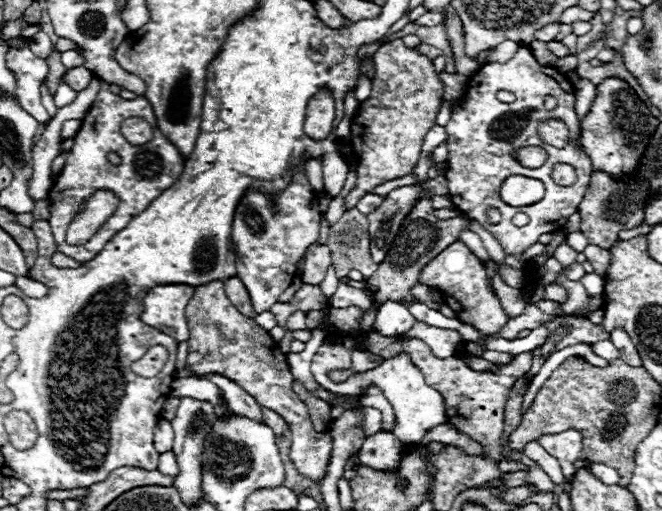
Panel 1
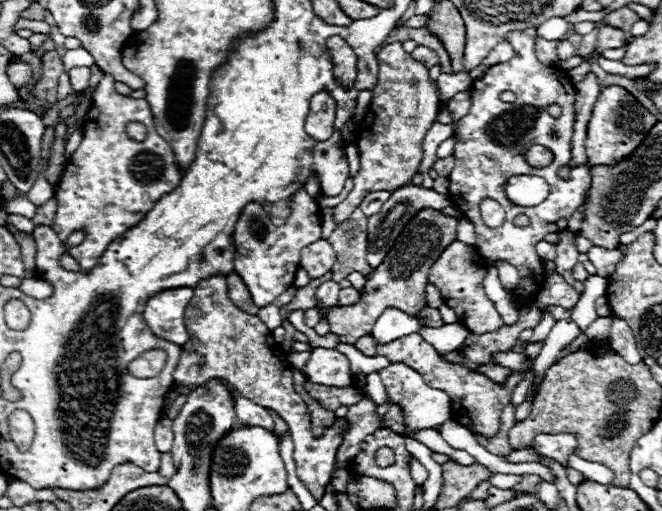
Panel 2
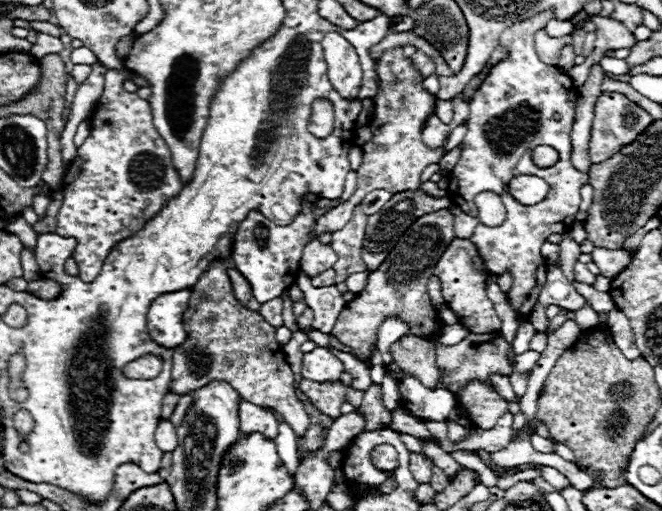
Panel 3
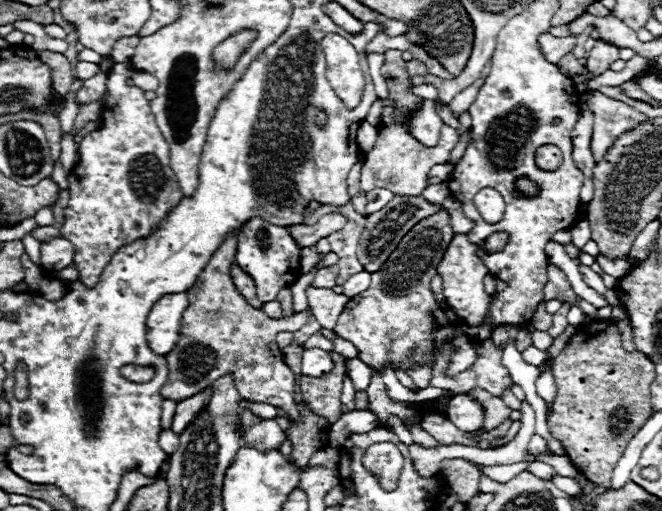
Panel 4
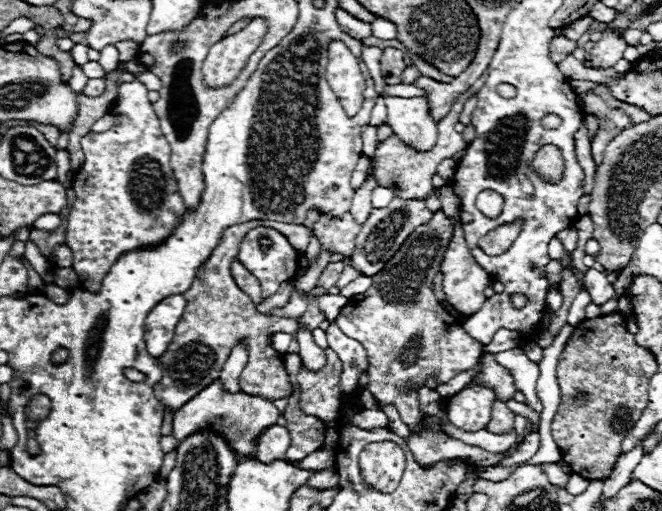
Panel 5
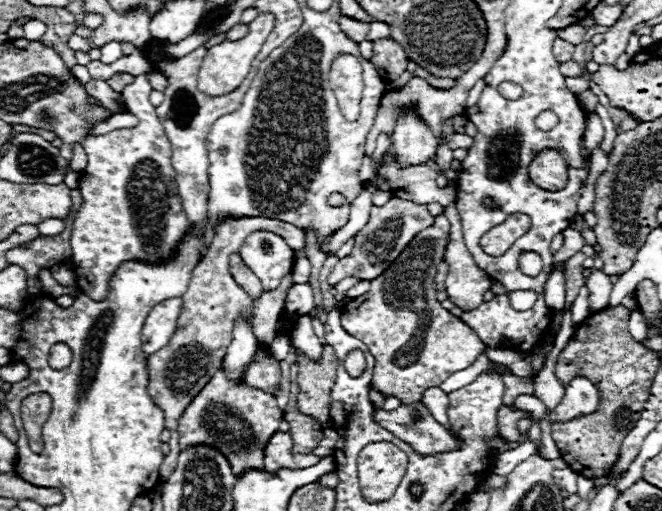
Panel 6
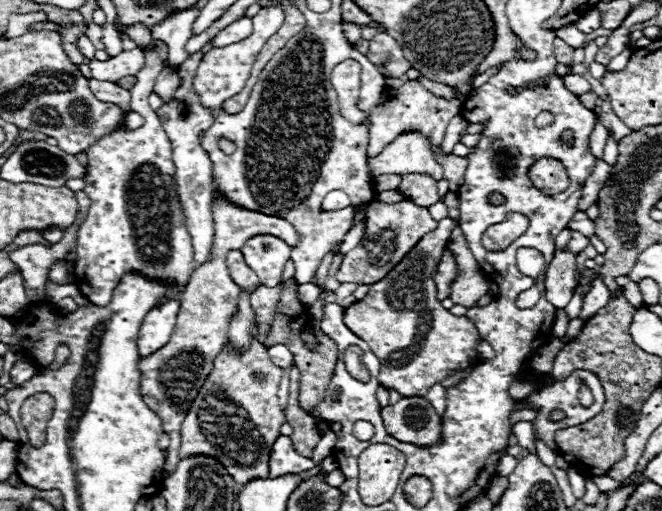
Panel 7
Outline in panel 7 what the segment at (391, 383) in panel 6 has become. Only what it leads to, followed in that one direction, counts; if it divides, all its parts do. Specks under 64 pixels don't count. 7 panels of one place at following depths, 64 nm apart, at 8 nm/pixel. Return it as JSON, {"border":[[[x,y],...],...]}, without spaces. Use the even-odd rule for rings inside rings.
{"border":[[[440,220],[438,228],[428,232],[384,280],[370,286],[364,300],[358,300],[344,312],[344,324],[376,352],[382,364],[380,384],[398,390],[402,396],[426,396],[434,382],[446,378],[456,368],[470,368],[478,360],[478,328],[466,316],[450,314],[436,298],[436,266],[454,228],[454,220]]]}

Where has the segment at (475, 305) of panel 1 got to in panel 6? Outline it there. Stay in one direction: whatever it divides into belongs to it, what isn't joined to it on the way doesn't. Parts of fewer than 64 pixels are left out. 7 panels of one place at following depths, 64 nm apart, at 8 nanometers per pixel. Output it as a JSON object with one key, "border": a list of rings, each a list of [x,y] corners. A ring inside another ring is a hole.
{"border":[[[448,204],[444,210],[444,216],[450,220],[452,230],[450,230],[450,240],[446,246],[446,260],[452,272],[448,272],[446,280],[446,292],[448,300],[462,308],[462,310],[472,310],[478,308],[484,302],[484,292],[490,290],[490,276],[478,268],[474,262],[472,254],[468,252],[464,238],[462,238],[462,226],[460,226],[460,216],[456,210],[456,204]]]}

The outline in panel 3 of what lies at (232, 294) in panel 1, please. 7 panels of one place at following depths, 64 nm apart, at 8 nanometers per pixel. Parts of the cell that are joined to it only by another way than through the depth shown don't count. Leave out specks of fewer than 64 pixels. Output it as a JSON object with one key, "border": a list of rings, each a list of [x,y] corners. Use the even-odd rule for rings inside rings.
{"border":[[[228,268],[228,276],[232,280],[232,290],[236,294],[236,298],[246,306],[246,308],[252,308],[252,310],[260,310],[260,304],[256,302],[256,298],[252,296],[252,286],[248,284],[248,280],[244,276],[240,276],[240,272],[236,268]]]}

